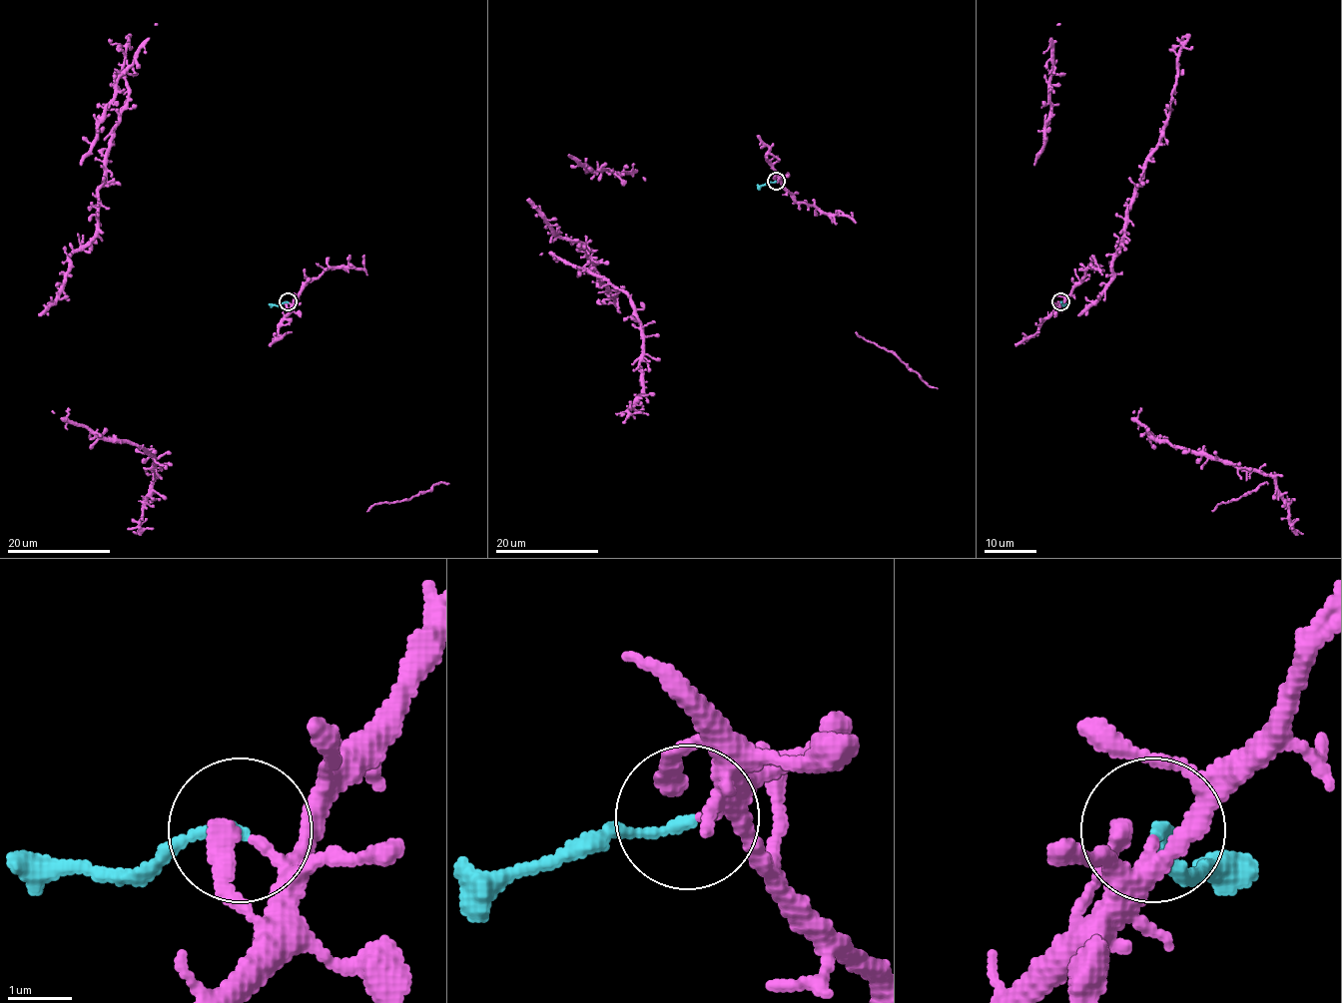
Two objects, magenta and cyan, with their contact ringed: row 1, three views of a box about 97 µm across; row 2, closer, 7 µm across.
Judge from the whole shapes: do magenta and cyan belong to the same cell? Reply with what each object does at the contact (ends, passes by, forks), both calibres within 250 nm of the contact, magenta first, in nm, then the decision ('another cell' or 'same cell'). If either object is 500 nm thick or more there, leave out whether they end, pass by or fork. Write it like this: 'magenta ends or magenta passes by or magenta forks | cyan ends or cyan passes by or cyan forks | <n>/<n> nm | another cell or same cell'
magenta passes by | cyan ends | 170/160 nm | another cell

